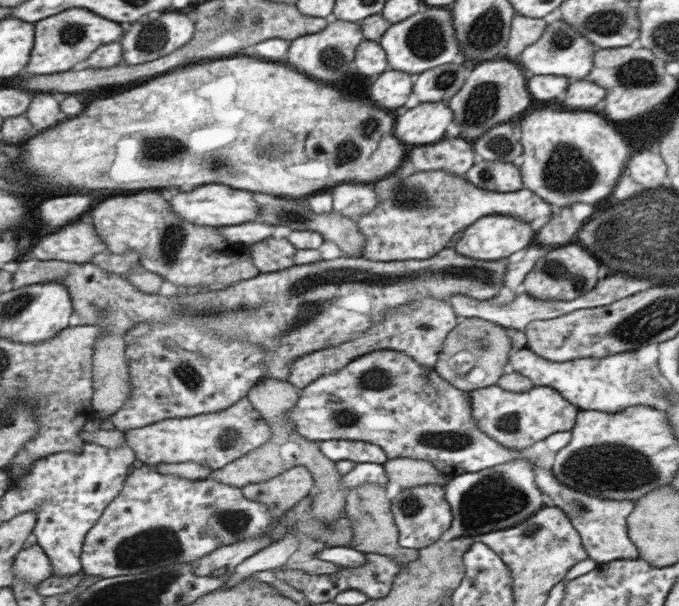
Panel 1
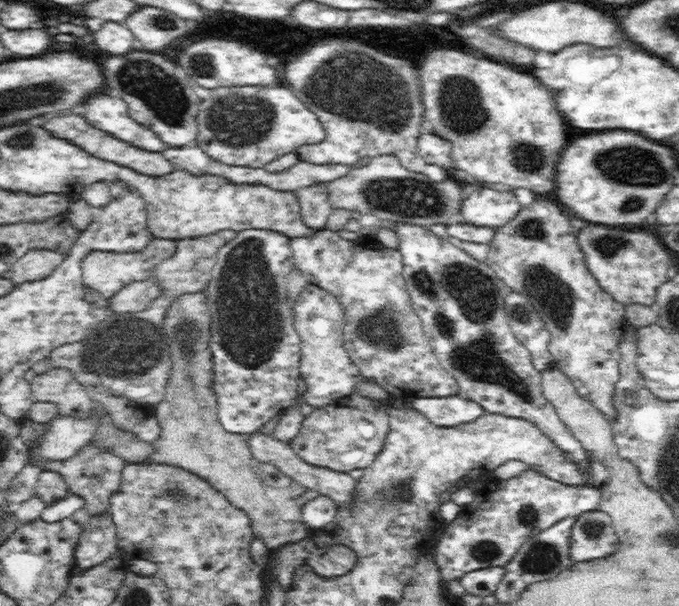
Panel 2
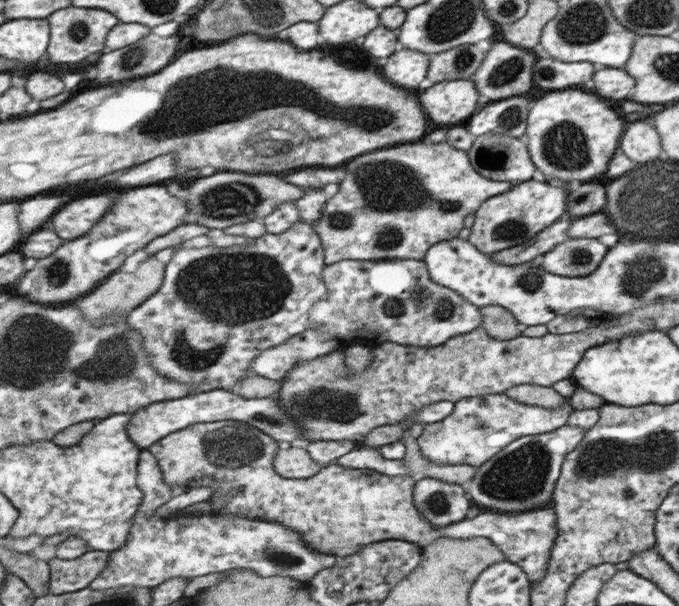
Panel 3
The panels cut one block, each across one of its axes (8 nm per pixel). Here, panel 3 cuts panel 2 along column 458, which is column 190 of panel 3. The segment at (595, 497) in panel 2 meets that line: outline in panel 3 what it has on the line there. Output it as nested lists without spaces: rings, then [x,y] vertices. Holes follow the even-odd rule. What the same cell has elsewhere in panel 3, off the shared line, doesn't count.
[[[145,449],[140,460],[140,488],[145,492],[145,500],[137,511],[137,522],[131,528],[129,540],[117,550],[114,550],[109,559],[108,567],[89,584],[93,590],[107,590],[124,586],[142,586],[154,589],[156,586],[170,581],[175,577],[186,579],[195,576],[207,576],[213,572],[226,572],[234,568],[255,570],[261,576],[289,576],[297,580],[311,581],[322,570],[336,565],[339,559],[334,554],[316,551],[303,540],[303,536],[279,522],[265,522],[265,520],[251,520],[245,515],[230,515],[214,512],[211,515],[186,515],[185,513],[171,513],[166,516],[157,516],[157,508],[167,504],[173,498],[171,486],[165,484],[165,470],[161,470],[155,455]]]

